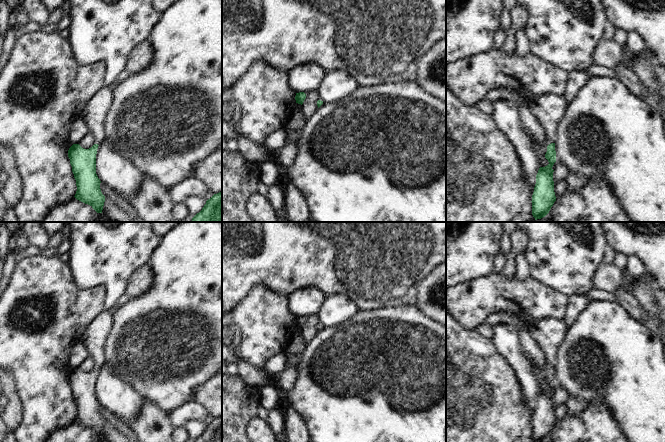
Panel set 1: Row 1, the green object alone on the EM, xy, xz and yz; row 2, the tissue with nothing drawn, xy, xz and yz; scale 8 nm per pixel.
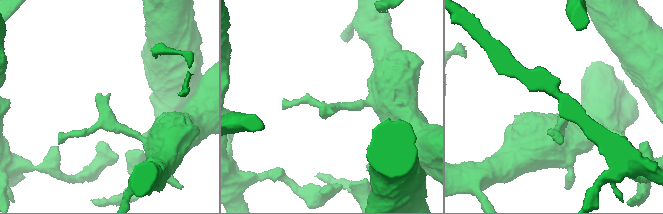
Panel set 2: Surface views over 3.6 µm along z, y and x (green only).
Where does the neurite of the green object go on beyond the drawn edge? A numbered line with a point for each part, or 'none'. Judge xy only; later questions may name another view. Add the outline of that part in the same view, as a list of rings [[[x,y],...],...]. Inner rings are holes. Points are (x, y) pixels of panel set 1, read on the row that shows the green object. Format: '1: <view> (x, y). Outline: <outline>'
1: xy (94, 114). Outline: [[[105,85],[95,93],[84,106],[82,119],[89,129],[89,132],[93,134],[95,144],[98,145],[105,137],[104,122],[113,99],[113,89],[114,88]]]

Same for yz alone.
1: yz (548, 109). Outline: [[[553,93],[527,97],[527,107],[543,127],[548,145],[556,137],[558,121],[563,117],[567,102],[564,97]]]

